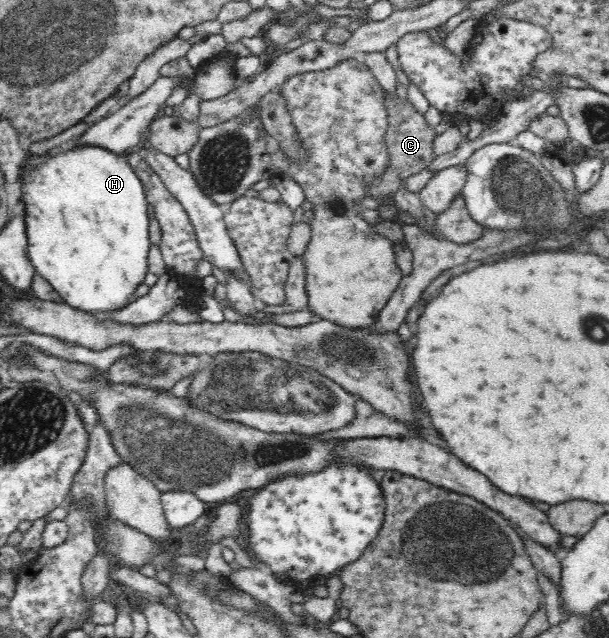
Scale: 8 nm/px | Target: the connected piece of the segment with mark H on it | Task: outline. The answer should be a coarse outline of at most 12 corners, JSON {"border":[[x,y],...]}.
{"border":[[124,155],[25,168],[28,255],[62,302],[113,314],[149,273]]}

